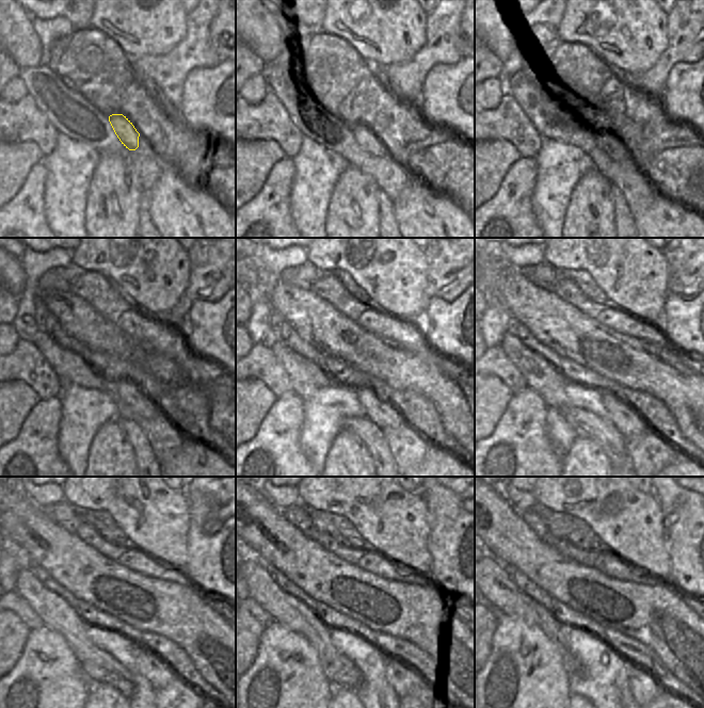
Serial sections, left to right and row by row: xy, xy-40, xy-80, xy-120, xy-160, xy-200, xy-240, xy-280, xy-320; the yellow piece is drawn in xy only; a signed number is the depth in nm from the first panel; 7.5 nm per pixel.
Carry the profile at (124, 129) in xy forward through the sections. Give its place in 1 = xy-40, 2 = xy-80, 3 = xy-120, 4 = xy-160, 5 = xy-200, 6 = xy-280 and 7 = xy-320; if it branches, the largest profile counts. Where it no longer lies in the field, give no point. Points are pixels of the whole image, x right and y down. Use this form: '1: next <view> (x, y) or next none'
1: next xy-40 (366, 139)
2: next xy-80 (608, 144)
3: next xy-120 (128, 390)
4: next xy-160 (379, 409)
5: next xy-200 (623, 416)
6: next xy-280 (402, 679)
7: next xy-320 (643, 684)

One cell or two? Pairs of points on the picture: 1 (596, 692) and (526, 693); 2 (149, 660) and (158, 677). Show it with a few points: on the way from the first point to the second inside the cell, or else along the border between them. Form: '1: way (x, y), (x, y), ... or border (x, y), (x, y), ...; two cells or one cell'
1: border (569, 677), (569, 688), (572, 693); two cells
2: way (150, 664), (158, 673); one cell

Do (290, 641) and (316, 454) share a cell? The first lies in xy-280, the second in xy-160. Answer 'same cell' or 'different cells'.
different cells

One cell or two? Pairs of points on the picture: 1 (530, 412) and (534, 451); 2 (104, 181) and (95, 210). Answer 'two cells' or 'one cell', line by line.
1: one cell
2: one cell

